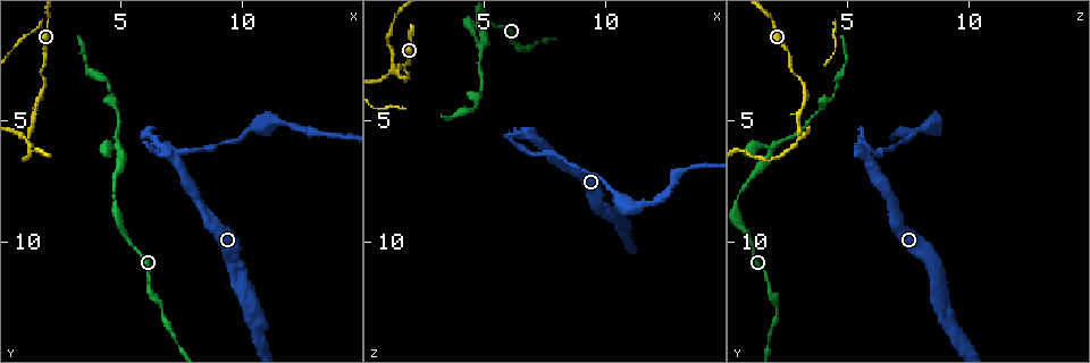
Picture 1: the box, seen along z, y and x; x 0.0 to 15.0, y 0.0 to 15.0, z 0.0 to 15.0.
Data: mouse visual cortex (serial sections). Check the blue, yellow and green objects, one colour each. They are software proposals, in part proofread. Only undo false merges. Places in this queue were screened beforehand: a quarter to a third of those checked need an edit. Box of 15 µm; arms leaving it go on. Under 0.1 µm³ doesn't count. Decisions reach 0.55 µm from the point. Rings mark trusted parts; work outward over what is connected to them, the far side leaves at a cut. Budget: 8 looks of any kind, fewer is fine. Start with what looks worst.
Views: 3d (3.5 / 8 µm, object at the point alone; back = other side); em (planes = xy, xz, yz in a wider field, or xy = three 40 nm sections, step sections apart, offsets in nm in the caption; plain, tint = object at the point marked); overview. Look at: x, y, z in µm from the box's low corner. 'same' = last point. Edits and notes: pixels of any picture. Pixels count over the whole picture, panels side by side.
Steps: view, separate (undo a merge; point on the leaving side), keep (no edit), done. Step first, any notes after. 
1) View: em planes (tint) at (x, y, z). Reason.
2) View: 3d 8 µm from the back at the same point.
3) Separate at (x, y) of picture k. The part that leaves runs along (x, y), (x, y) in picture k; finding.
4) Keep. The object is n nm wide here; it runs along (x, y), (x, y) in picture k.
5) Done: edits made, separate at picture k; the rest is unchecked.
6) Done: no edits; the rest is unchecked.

View: 3d 3.5 µm at (5.9, 5.7, 5.7). Abrupt turn.

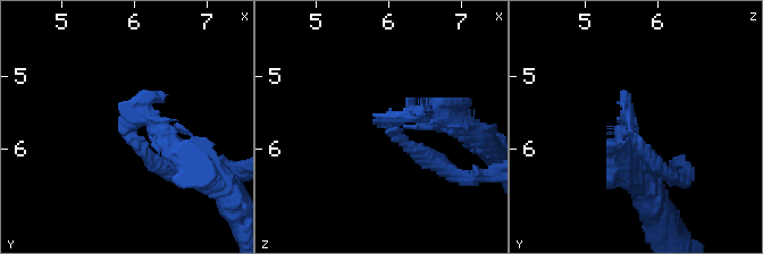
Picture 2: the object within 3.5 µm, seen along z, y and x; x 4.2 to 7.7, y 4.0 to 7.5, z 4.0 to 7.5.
View: em xy step 5 (tint) at (5.95, 5.85, 5.70).

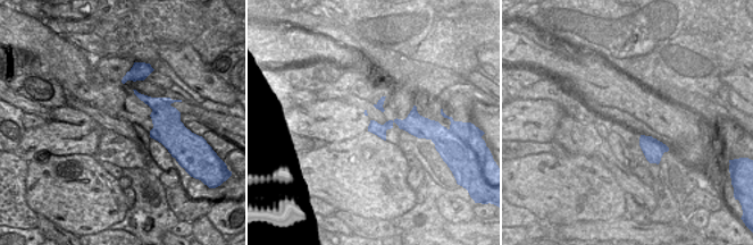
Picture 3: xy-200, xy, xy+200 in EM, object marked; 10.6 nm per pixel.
Separate at (662, 170) of picture 2. Two cells meet here.

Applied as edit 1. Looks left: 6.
View: 3d 8 µm from the back at (1.2, 5.7, 2.9). Branch point.

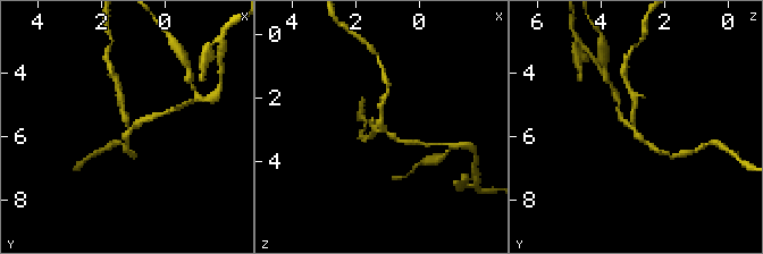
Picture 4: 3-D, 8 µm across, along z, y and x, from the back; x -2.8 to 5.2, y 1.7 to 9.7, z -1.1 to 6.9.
View: 3d 3.5 µm from the back at (1.2, 5.8, 2.9).

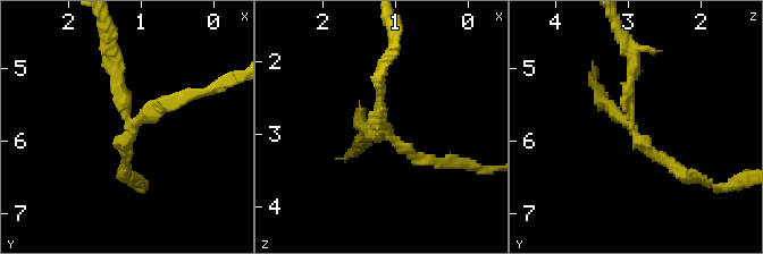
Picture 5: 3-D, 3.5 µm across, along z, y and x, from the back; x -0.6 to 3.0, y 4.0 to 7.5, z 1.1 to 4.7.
Separate at (664, 161) of picture 5. The part that leaves runs along (636, 136), (655, 157), (714, 188) in picture 5; two cells meet here.

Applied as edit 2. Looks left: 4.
View: 3d 3.5 µm from the back at (5.0, 6.1, 1.9). Two arms in line, one across.

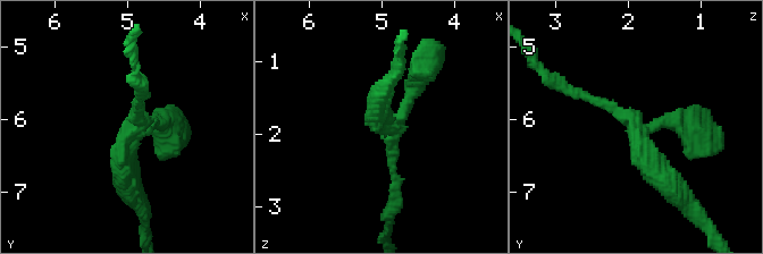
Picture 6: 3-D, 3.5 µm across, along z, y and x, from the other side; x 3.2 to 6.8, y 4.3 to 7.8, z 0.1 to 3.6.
View: em xy step 3 (tint) at (4.95, 6.20, 1.85). 3 arms meet here; the arms are 150, 300, 300 nm wide.

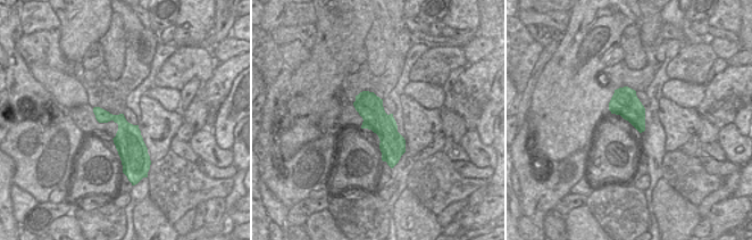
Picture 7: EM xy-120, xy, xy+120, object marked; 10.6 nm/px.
View: em xy step 5 (tint) at the same point. Cut it another way.

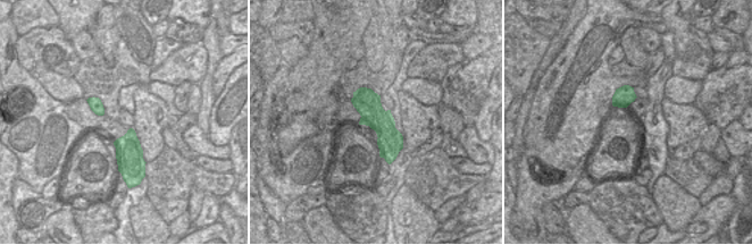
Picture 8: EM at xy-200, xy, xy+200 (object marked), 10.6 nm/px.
Keep. It runs along (362, 90), (390, 138), (390, 159) in picture 8; all the same cell.

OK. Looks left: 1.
Done: edits made, separate at picture 2, separate at picture 5; the rest is unchecked.

